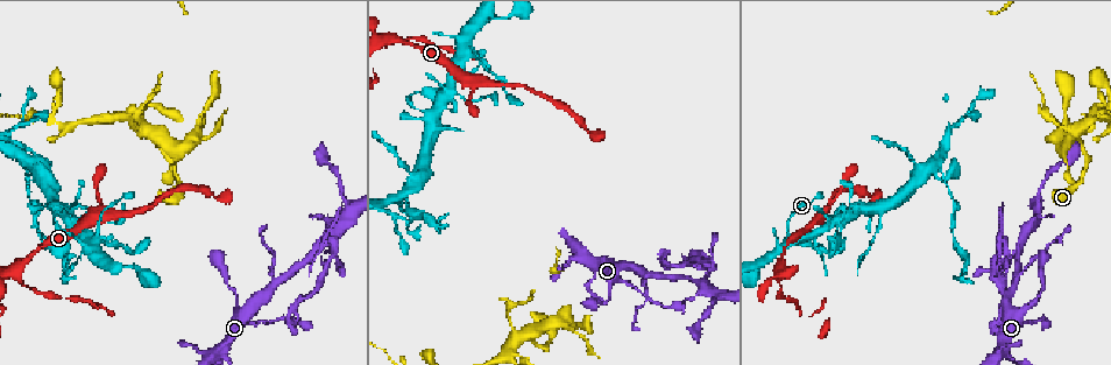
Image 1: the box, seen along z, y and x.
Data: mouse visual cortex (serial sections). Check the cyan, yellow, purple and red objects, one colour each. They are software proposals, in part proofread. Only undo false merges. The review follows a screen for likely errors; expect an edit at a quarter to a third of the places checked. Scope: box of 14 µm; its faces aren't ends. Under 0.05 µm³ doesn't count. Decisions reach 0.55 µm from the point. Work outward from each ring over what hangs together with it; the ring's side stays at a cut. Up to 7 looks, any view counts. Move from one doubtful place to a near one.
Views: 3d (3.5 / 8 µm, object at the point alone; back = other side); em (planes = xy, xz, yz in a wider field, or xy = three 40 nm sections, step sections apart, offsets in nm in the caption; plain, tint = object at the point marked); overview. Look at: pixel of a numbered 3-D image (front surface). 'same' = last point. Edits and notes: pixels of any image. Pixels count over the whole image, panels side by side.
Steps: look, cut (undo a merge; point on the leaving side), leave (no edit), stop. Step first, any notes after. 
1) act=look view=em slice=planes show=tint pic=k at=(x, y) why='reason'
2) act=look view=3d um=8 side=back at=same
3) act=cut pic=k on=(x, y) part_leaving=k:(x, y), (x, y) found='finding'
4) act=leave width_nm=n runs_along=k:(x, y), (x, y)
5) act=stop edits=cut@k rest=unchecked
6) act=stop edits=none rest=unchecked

act=look view=3d um=3.5 pic=1 at=(95, 238)

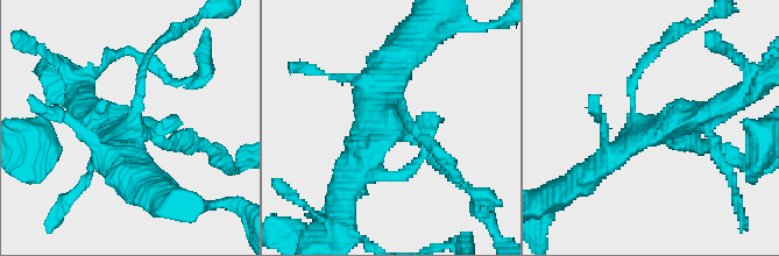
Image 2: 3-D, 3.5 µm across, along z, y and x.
act=look view=em slice=xy step=2 show=tint pic=2 at=(640, 130)

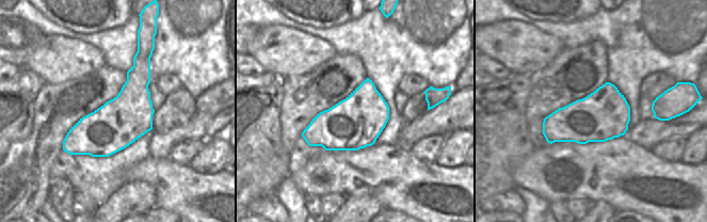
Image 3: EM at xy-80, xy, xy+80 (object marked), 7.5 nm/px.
act=look view=em slice=planes show=tint at=same

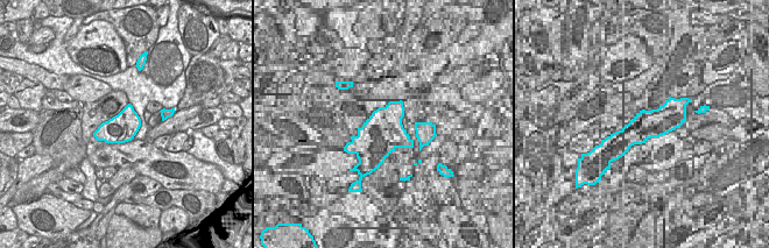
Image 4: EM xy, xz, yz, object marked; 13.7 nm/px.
act=leave width_nm=400 runs_along=2:(646, 62), (631, 86), (641, 129), (702, 115) found='one cell here'

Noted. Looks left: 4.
act=look view=3d um=3.5 pic=1 at=(866, 205) why='three arms meet'

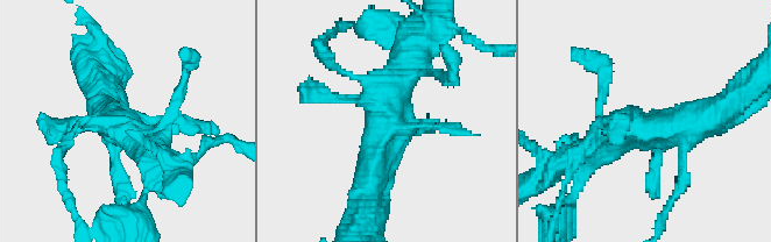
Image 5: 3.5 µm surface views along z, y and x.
act=look view=em slice=xy step=1 show=tint pic=5 at=(382, 118) why='shape alone is not enough'

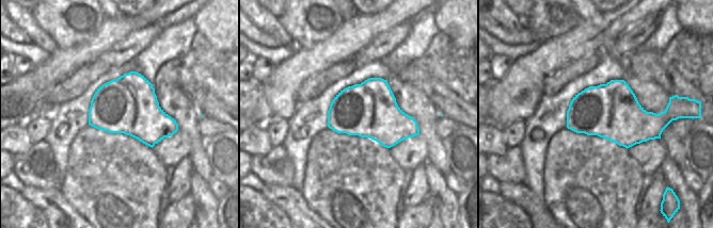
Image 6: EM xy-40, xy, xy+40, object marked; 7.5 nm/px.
act=leave width_nm=420 runs_along=5:(412, 57), (384, 97), (366, 192) found='all the same cell'

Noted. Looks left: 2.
act=look view=3d um=3.5 pic=1 at=(32, 201) why='thin neck'

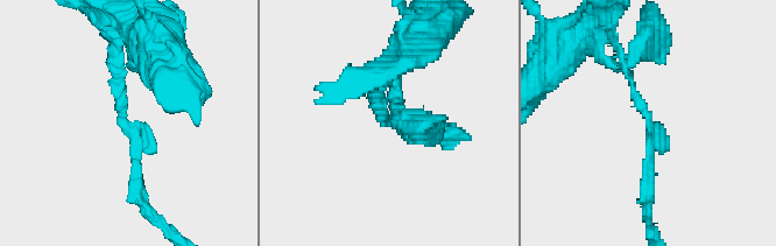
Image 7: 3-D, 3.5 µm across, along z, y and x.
act=look view=em slice=xy step=3 show=tint pic=7 at=(388, 120) arm_widths_nm=100,200 why='shape alone is not enough'

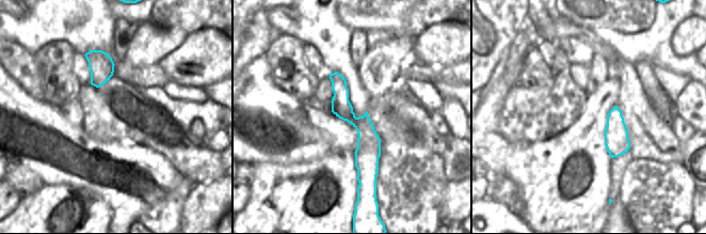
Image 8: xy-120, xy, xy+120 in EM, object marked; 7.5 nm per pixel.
act=cut pic=7 on=(647, 173) part_leaving=7:(650, 136), (647, 225), (653, 233) found='two cells meet here'

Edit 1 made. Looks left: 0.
act=stop edits=cut@7 rest=unchecked

